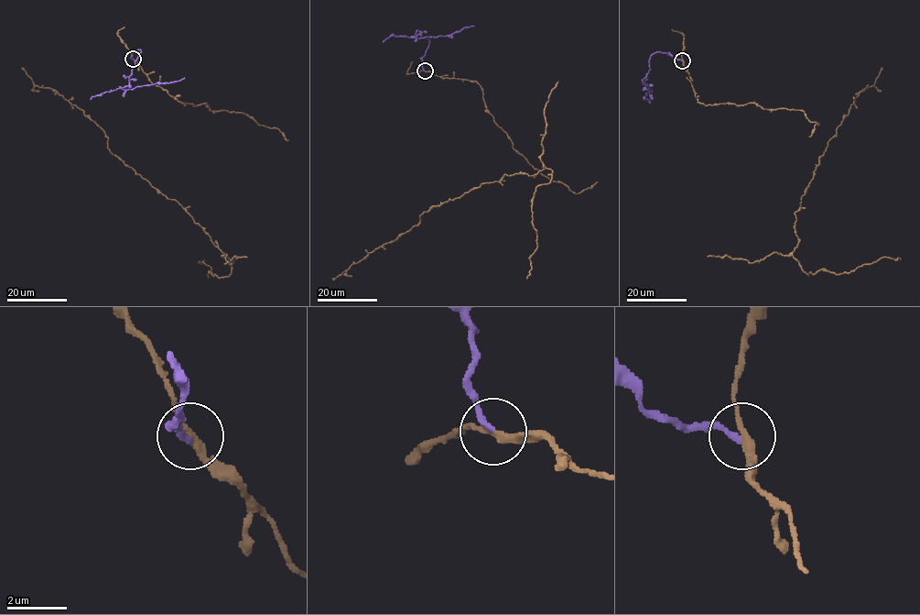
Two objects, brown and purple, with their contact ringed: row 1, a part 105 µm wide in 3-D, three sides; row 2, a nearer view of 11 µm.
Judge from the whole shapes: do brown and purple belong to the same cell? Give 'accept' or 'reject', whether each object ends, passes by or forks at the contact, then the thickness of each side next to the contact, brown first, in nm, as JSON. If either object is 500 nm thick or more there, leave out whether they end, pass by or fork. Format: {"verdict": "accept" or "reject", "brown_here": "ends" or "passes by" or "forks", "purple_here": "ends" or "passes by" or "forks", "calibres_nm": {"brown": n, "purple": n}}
{"verdict": "reject", "brown_here": "passes by", "purple_here": "ends", "calibres_nm": {"brown": 240, "purple": 190}}

